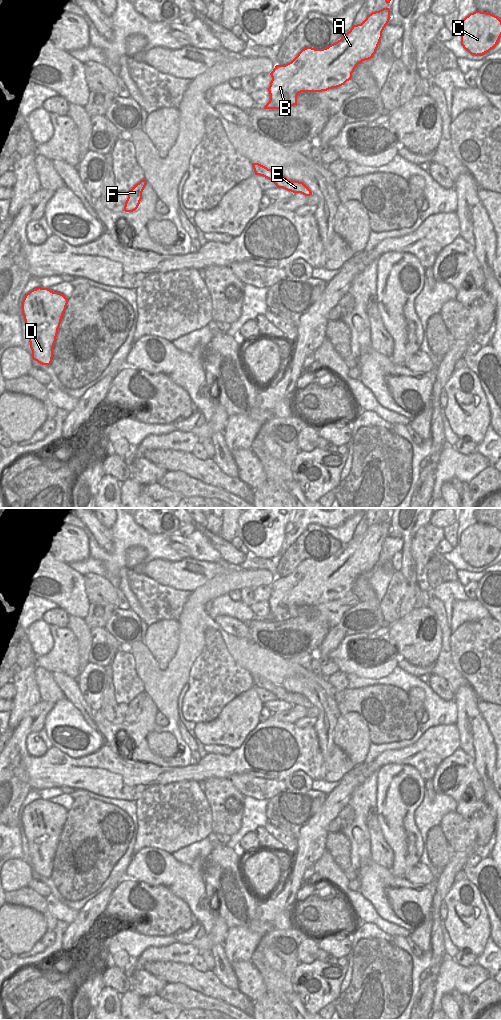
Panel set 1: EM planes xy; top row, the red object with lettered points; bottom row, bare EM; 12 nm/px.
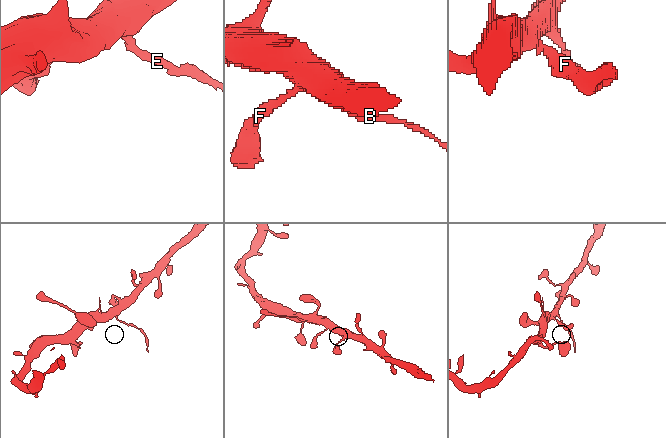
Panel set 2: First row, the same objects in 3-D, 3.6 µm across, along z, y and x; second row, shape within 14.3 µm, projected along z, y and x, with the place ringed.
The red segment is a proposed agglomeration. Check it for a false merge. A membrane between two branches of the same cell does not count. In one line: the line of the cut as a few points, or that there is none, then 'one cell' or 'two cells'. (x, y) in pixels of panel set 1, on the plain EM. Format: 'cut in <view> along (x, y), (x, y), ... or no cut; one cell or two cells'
cut in xy along (268, 681), (255, 685); two cells

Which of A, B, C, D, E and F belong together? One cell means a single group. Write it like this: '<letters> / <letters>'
A B C D F / E

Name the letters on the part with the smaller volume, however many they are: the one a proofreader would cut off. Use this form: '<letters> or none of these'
E

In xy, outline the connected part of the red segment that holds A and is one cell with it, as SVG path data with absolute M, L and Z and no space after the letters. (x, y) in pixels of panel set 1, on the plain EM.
M383 520L379 523L372 524L367 527L366 531L357 537L353 537L349 544L343 545L340 552L323 561L315 561L306 559L302 561L298 567L285 577L276 577L270 585L272 592L268 600L270 612L264 621L283 621L297 617L297 608L301 604L322 604L332 600L337 600L351 592L352 585L358 576L362 573L373 570L376 565L382 544L390 532L390 521Z

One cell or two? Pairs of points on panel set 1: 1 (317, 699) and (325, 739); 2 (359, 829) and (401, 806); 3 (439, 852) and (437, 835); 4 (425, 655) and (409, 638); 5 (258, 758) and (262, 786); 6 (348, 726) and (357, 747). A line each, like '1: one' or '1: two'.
1: one
2: two
3: one
4: one
5: two
6: one

